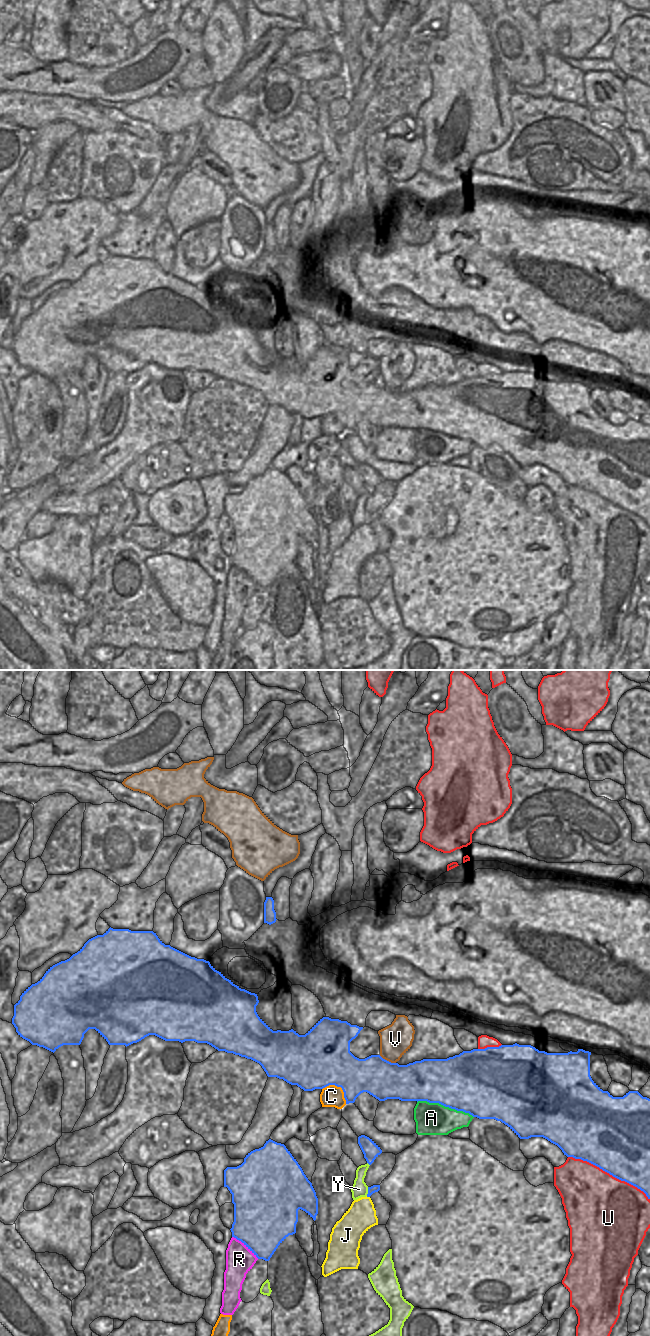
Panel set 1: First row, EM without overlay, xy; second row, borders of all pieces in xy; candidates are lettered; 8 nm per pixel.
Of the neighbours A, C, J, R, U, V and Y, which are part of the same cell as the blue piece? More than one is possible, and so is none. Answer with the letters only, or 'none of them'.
C

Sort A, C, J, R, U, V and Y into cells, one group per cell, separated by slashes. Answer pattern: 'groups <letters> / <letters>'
groups A / C / J / R / U / V / Y

